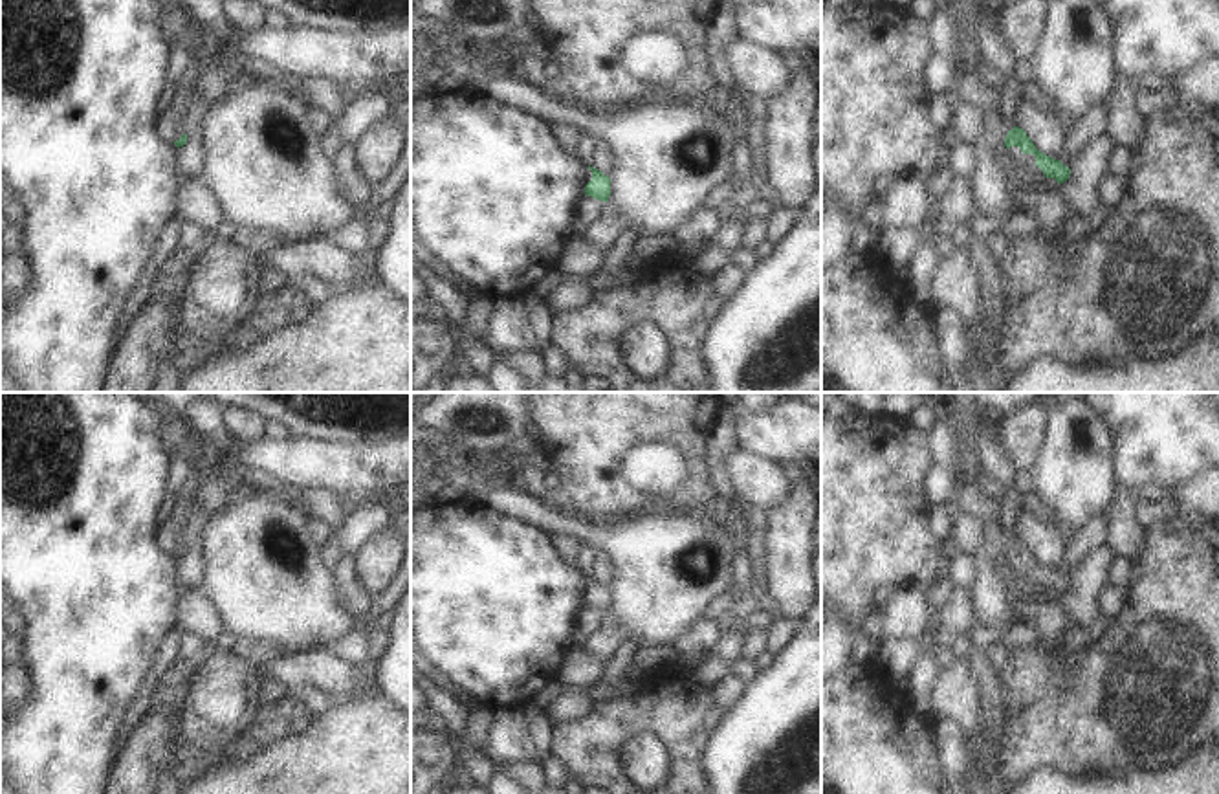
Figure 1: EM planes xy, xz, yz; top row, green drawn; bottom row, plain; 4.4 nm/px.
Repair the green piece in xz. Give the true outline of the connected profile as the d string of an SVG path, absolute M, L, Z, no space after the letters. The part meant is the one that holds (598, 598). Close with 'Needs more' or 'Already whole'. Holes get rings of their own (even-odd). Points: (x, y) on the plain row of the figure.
M588 576L592 581L592 590L585 596L585 605L601 612L609 612L610 607L610 589L601 581Z. Already whole

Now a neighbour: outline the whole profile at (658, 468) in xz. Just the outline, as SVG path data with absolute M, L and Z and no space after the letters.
M645 440L631 447L621 462L621 477L632 488L665 497L687 480L689 469L682 451L664 440Z

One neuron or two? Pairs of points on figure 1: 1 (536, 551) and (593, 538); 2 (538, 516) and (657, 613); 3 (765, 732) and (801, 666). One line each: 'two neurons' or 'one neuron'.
1: two neurons
2: one neuron
3: one neuron

